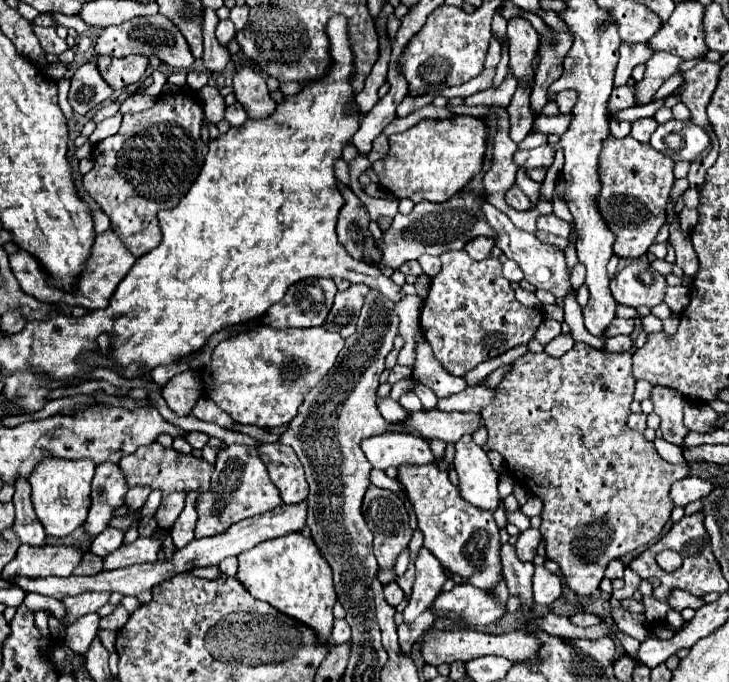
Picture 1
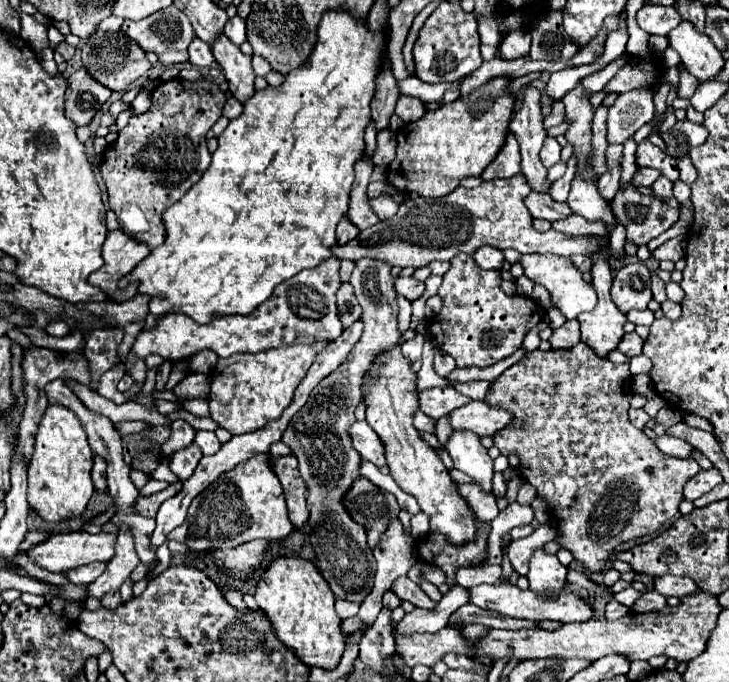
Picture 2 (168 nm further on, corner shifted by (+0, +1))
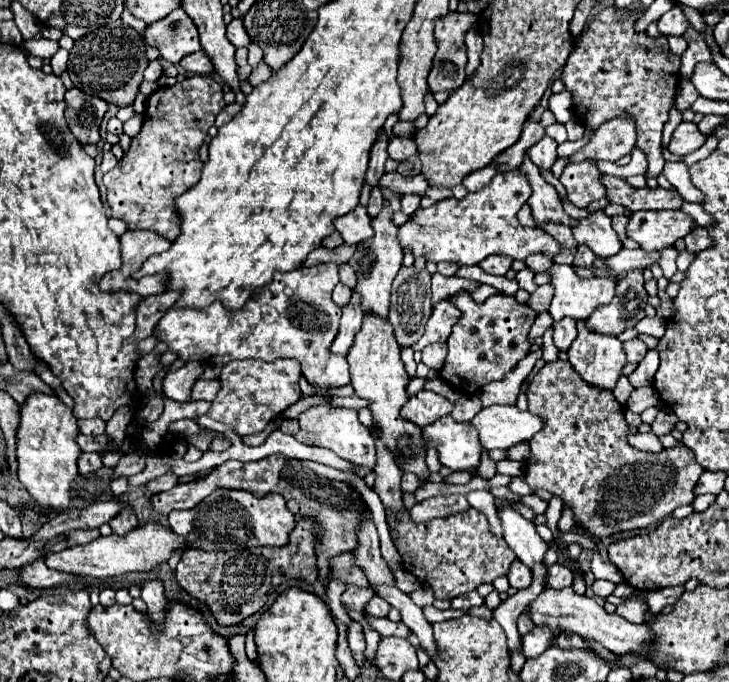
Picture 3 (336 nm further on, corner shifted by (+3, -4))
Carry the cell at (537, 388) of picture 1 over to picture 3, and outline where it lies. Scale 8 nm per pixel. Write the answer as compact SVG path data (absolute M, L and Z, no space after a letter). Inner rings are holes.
M558 360L554 364L546 364L528 384L526 398L528 410L532 414L540 414L546 422L546 428L540 430L540 434L536 434L536 438L530 442L532 458L526 462L524 480L532 490L544 488L554 496L560 496L564 504L572 506L576 524L582 524L588 534L606 538L616 532L642 530L668 518L678 506L692 504L694 486L704 472L692 450L682 442L674 448L664 448L660 454L632 450L626 442L628 424L624 420L622 406L606 390L592 390L592 386L584 386L568 362Z

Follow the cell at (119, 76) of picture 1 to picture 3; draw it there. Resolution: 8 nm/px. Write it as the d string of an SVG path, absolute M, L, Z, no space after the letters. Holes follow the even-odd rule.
M108 22L74 42L68 60L68 74L74 88L82 90L84 94L102 98L108 104L130 106L140 92L138 88L142 84L142 72L146 66L148 58L142 36L122 22Z

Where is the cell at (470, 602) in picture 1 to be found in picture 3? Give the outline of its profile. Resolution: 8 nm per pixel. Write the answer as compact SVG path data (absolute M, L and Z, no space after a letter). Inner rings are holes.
M546 588L540 592L540 596L530 604L530 618L534 624L546 624L552 628L562 628L566 632L574 632L584 638L598 640L602 646L606 646L614 654L630 654L640 660L656 660L656 652L652 646L652 630L648 630L646 624L630 624L624 622L618 614L608 614L594 598L588 598L586 594L580 596L572 588Z

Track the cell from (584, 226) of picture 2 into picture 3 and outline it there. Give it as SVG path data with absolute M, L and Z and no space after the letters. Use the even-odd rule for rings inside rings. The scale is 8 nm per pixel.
M600 210L594 212L590 218L578 220L578 226L574 226L572 232L578 244L586 244L600 258L608 258L622 250L622 242L612 230L610 218Z

